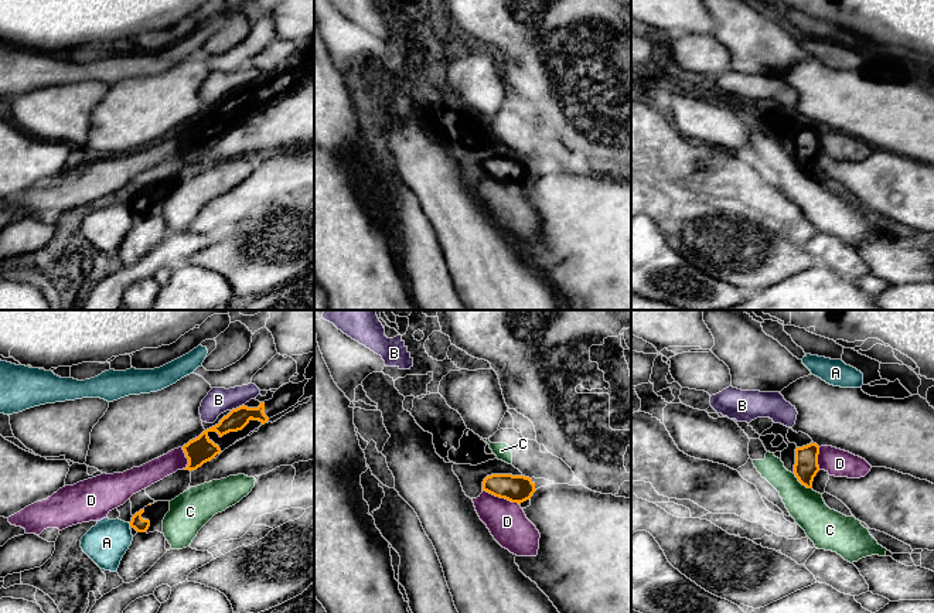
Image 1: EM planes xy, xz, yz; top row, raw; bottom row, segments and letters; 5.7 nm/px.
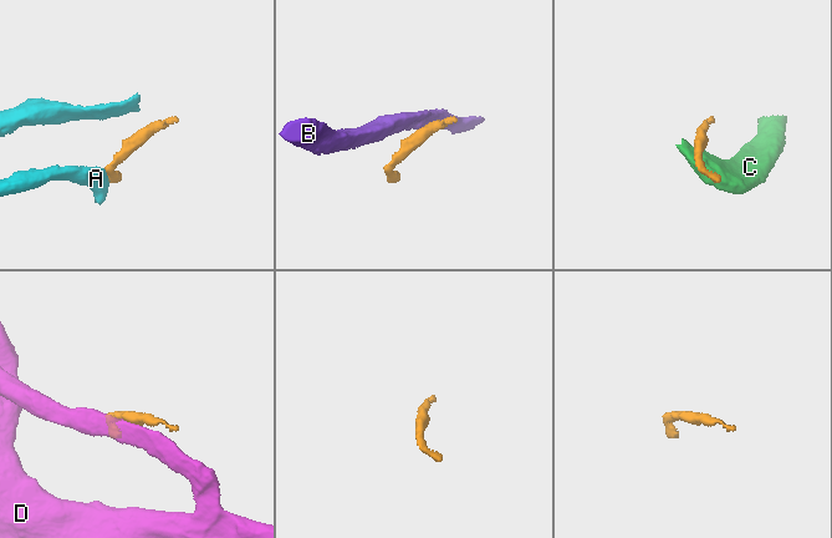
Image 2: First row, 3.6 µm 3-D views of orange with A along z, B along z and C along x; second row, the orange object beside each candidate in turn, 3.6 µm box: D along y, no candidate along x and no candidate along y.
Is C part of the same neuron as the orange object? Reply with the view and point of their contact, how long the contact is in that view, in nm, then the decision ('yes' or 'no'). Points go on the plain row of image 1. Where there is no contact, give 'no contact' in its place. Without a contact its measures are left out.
meets orange in yz at (801, 166); contact 140 nm long; no

